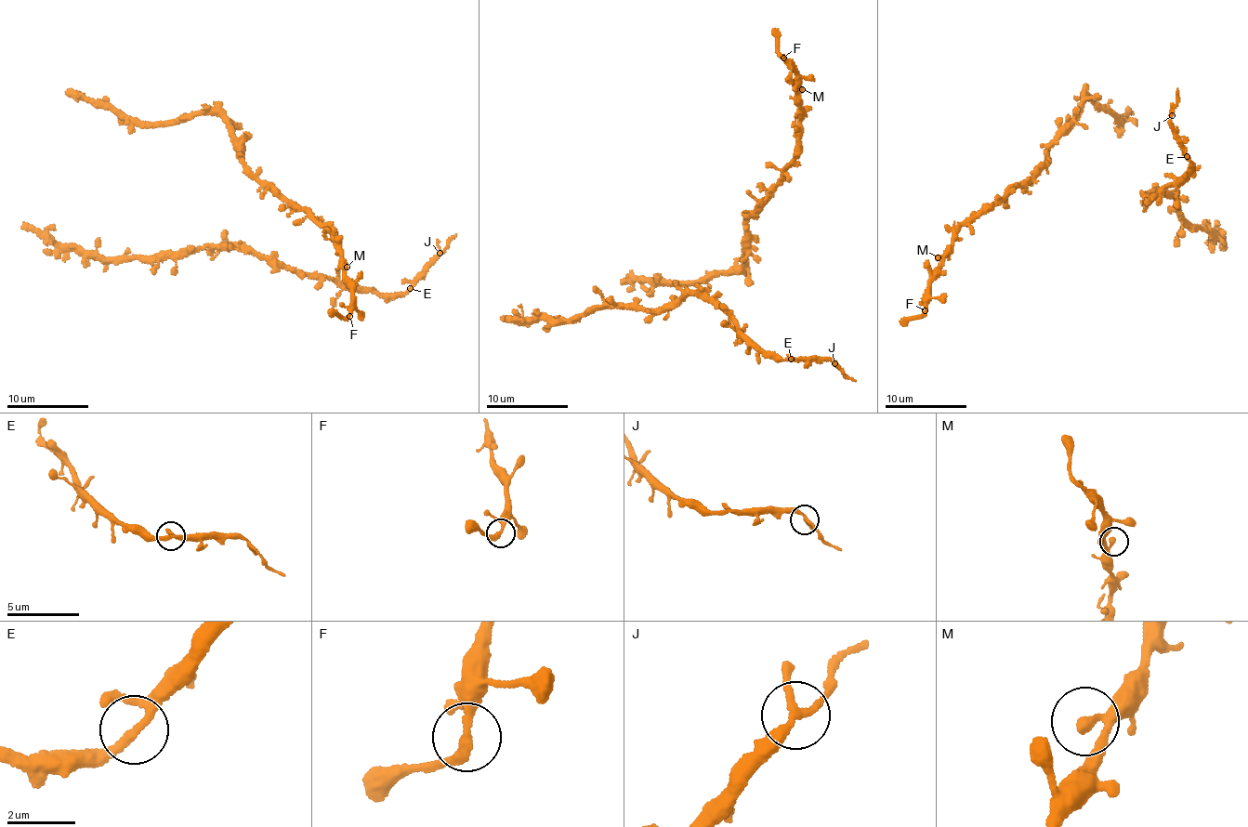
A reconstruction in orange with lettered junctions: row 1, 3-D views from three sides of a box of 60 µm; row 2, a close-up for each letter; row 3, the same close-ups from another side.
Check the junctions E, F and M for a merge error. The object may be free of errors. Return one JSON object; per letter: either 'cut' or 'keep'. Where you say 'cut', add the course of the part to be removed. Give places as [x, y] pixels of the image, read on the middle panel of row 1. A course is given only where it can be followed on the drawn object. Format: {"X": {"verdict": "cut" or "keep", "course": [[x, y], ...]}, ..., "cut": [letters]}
{"E": {"verdict": "keep"}, "F": {"verdict": "keep"}, "M": {"verdict": "keep"}, "cut": []}

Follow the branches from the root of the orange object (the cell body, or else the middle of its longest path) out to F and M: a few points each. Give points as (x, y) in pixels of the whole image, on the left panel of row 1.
F: (243, 150), (242, 142), (240, 155), (244, 167), (334, 230), (331, 234), (351, 292), (349, 316)
M: (243, 150), (242, 142), (240, 155), (244, 167), (334, 230), (331, 234), (340, 254), (340, 261), (347, 267)

